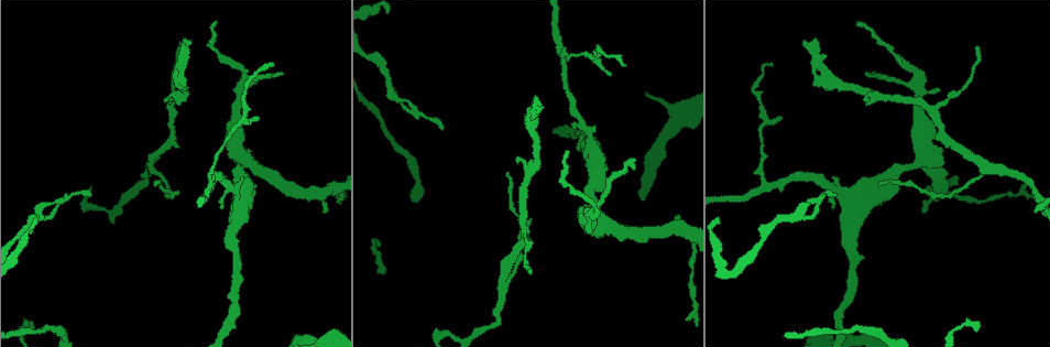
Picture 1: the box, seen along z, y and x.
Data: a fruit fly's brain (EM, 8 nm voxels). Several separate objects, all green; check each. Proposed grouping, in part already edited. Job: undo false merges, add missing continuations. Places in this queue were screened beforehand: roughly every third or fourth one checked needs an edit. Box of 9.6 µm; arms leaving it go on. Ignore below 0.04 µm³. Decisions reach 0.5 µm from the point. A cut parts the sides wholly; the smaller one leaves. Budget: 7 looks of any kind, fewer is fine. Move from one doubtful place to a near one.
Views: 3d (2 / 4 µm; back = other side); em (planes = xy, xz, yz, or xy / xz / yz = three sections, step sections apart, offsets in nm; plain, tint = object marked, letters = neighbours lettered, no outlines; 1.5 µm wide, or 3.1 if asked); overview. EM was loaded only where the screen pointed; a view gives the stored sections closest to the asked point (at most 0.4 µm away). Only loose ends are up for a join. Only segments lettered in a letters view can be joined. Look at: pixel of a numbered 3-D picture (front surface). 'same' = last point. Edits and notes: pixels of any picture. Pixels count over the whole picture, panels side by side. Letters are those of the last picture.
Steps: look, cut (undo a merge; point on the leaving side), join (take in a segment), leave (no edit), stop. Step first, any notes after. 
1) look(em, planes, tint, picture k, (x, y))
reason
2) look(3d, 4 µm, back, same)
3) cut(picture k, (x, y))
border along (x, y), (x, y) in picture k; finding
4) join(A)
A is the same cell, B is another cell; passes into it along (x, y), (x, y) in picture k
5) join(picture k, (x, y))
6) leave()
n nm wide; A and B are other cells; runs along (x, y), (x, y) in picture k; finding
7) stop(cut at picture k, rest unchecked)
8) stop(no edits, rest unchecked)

look(3d, 2 µm, picture 1, (444, 128))
tapers out

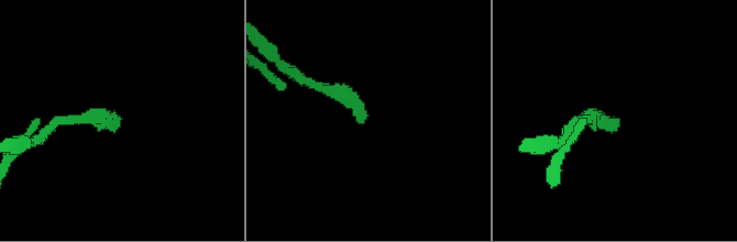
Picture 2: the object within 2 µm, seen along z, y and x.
look(em, planes, letters, picture 2, (616, 129))

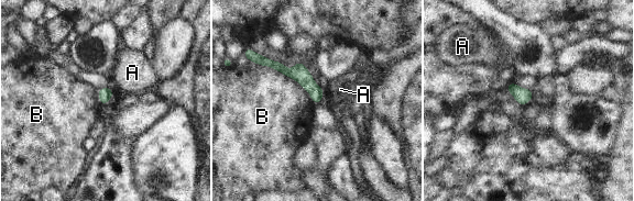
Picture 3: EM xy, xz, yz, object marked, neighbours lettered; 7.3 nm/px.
leave()
A and B are other cells; none of them fits

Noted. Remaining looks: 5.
look(3d, 2 µm, picture 1, (180, 42))
free end

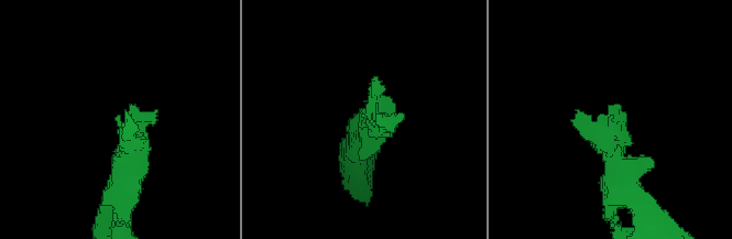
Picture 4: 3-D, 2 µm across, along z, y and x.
look(em, planes, plain, picture 4, (373, 84))
need the tissue

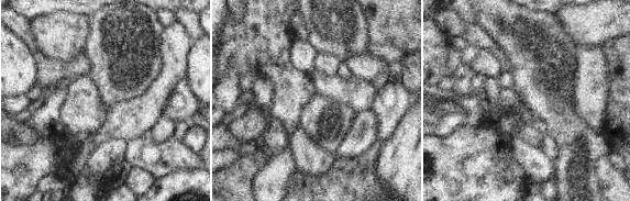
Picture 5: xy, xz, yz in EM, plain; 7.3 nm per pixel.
look(em, planes, letters, same)
see the neighbours

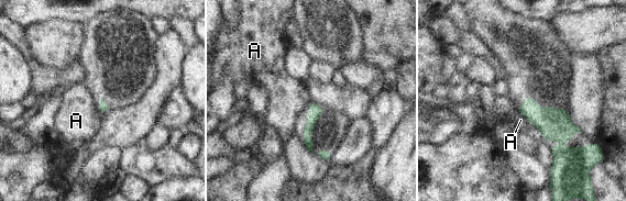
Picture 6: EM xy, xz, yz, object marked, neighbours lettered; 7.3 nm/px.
leave()
A is another cell; no lettered segment goes on from it

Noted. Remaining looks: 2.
look(em, planes, letters, picture 1, (610, 74))
tapers out

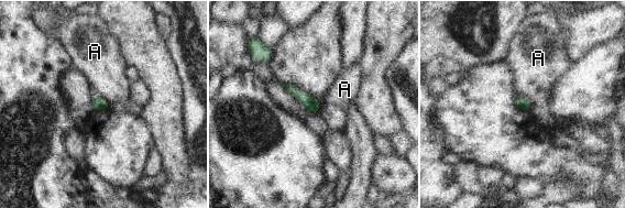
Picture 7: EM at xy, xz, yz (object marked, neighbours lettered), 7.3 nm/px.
leave()
100 nm wide; A is another cell; border along (94, 94), (103, 97), (110, 104) in picture 7; no lettered segment goes on from it

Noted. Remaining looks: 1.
stop(no edits, rest unchecked)

